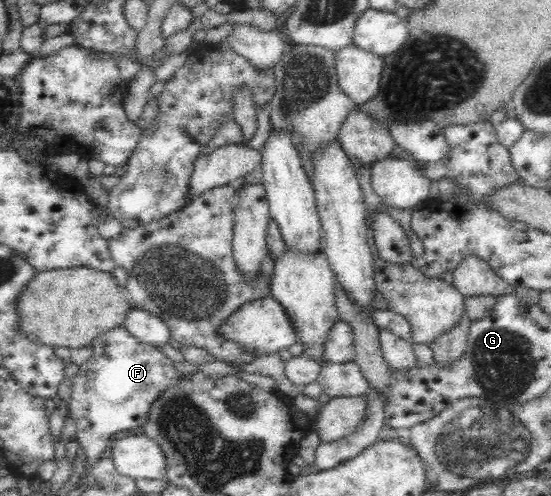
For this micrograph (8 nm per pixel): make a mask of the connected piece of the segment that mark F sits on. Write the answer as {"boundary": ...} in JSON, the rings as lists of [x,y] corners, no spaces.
{"boundary":[[[119,326],[99,334],[92,341],[94,353],[90,359],[84,361],[77,373],[72,377],[72,398],[70,403],[70,416],[76,423],[77,434],[75,441],[83,446],[87,453],[86,469],[89,470],[102,458],[101,453],[107,455],[111,442],[115,437],[126,433],[138,432],[147,421],[147,409],[155,397],[175,385],[179,377],[185,377],[182,372],[177,372],[171,364],[171,360],[159,350],[159,348],[143,343],[129,334],[125,328]]]}

